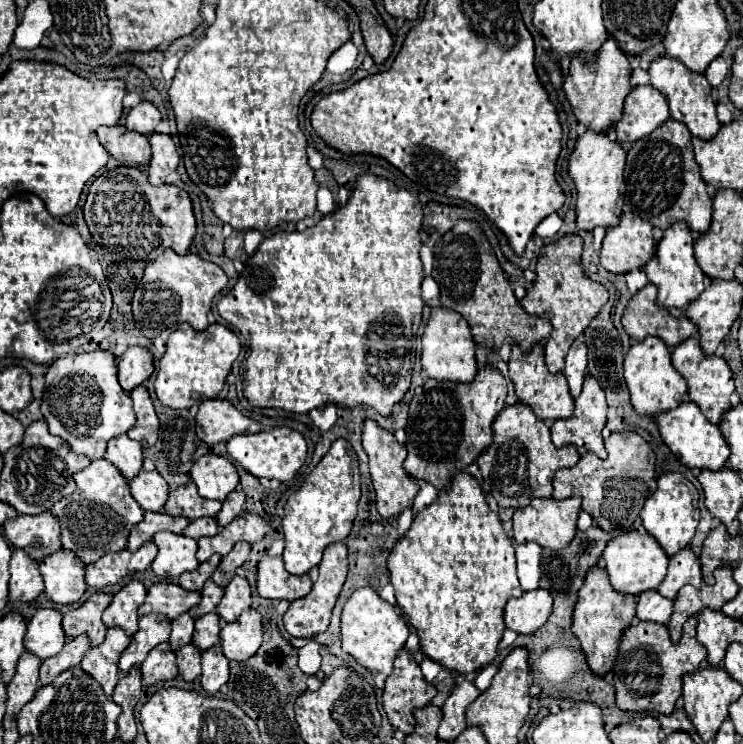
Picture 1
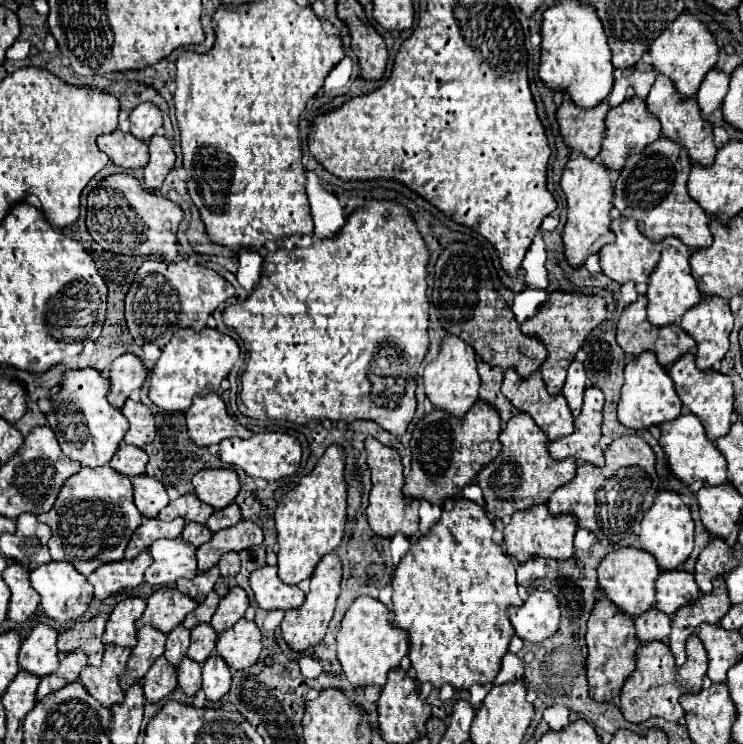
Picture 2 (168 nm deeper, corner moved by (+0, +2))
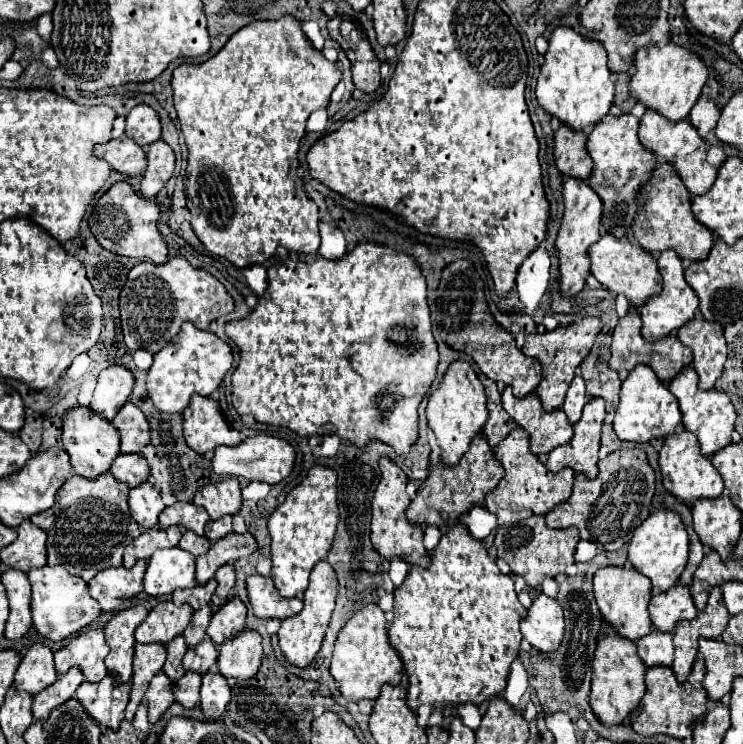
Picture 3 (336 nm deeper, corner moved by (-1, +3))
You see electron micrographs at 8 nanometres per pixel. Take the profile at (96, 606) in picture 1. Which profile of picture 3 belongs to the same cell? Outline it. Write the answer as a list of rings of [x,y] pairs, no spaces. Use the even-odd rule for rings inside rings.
[[[91,629],[73,637],[67,647],[55,651],[55,671],[57,675],[63,675],[69,671],[69,667],[79,667],[85,675],[85,681],[99,683],[107,673],[103,665],[107,651],[109,647],[105,645],[103,631]]]

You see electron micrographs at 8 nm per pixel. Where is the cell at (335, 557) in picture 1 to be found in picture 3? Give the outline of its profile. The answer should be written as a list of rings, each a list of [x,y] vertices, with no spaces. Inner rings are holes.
[[[321,561],[311,571],[311,583],[303,597],[303,603],[305,603],[303,611],[293,617],[283,619],[281,629],[277,631],[279,647],[281,647],[287,663],[291,663],[295,667],[307,667],[313,661],[313,657],[321,649],[321,641],[323,641],[325,629],[329,625],[329,619],[331,619],[331,613],[335,607],[335,595],[337,595],[337,577],[333,573],[333,567],[327,565],[327,561]]]

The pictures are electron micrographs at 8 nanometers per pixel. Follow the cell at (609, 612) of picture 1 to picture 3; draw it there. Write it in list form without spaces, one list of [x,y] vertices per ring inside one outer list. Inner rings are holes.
[[[603,625],[603,635],[597,641],[597,651],[593,659],[593,683],[589,703],[595,717],[607,725],[623,723],[633,709],[639,707],[645,695],[645,667],[637,657],[637,647],[633,641],[625,641],[625,637],[617,637],[609,625]]]

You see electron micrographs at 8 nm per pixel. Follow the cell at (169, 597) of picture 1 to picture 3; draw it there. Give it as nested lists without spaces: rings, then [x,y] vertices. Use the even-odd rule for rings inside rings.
[[[161,601],[149,611],[147,619],[135,629],[137,643],[169,643],[181,635],[191,621],[193,609],[189,605],[173,605],[173,601]]]

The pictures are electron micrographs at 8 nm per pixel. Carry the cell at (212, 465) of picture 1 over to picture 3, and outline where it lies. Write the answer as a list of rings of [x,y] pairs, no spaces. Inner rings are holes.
[[[233,477],[223,479],[219,483],[205,485],[195,493],[193,503],[203,507],[213,521],[221,519],[223,515],[235,515],[239,513],[241,503],[243,503],[241,485]]]

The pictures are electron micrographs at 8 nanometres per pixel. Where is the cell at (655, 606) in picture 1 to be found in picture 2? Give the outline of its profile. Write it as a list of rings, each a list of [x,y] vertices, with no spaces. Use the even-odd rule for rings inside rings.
[[[652,606],[644,614],[636,616],[634,624],[636,624],[636,634],[638,634],[640,642],[650,642],[650,640],[668,642],[670,616],[660,612],[656,606]]]

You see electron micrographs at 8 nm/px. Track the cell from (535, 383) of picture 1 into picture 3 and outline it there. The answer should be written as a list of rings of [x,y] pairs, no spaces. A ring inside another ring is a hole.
[[[505,387],[503,409],[519,427],[523,427],[529,433],[531,437],[529,447],[531,447],[531,453],[535,455],[547,455],[557,445],[565,445],[573,437],[573,427],[567,421],[565,413],[561,409],[547,413],[541,407],[541,401],[537,399],[537,395],[529,395],[517,401],[511,389]]]

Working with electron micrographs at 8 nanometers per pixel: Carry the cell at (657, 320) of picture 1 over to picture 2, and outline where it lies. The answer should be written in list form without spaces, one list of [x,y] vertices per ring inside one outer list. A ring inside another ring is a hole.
[[[640,294],[638,300],[630,306],[624,308],[620,320],[618,320],[618,328],[616,328],[616,340],[622,346],[622,350],[626,354],[640,354],[644,350],[652,350],[662,366],[670,366],[674,360],[678,360],[682,354],[686,352],[696,352],[696,342],[690,334],[684,334],[684,330],[678,324],[672,326],[652,326],[646,318],[646,304],[648,298],[646,294]]]

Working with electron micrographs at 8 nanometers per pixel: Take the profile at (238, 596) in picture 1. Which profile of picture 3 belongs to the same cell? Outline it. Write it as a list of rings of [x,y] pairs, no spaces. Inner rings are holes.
[[[239,597],[227,601],[213,617],[207,627],[207,635],[215,645],[221,645],[227,639],[233,639],[245,629],[245,605]]]

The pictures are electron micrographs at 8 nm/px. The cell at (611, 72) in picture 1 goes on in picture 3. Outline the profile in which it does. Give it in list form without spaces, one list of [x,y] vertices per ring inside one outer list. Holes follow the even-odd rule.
[[[565,125],[559,127],[555,133],[555,165],[565,177],[575,177],[575,179],[587,179],[593,161],[589,159],[589,153],[585,153],[585,135],[583,133],[569,133]]]

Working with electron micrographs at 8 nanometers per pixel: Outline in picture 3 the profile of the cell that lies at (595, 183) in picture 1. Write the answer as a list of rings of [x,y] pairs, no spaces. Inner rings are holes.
[[[567,177],[563,185],[563,205],[565,213],[559,225],[559,235],[555,241],[557,247],[557,257],[559,257],[559,277],[561,277],[561,295],[563,297],[573,297],[577,295],[589,277],[589,257],[585,253],[589,247],[601,237],[601,199],[585,181],[577,181]]]

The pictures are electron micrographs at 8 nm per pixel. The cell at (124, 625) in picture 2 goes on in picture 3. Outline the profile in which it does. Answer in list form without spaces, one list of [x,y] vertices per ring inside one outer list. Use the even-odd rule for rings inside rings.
[[[137,605],[113,615],[113,619],[105,625],[105,641],[109,645],[109,655],[105,657],[105,667],[109,673],[119,677],[121,681],[131,681],[133,669],[133,653],[135,653],[135,629],[147,617],[147,609]]]

